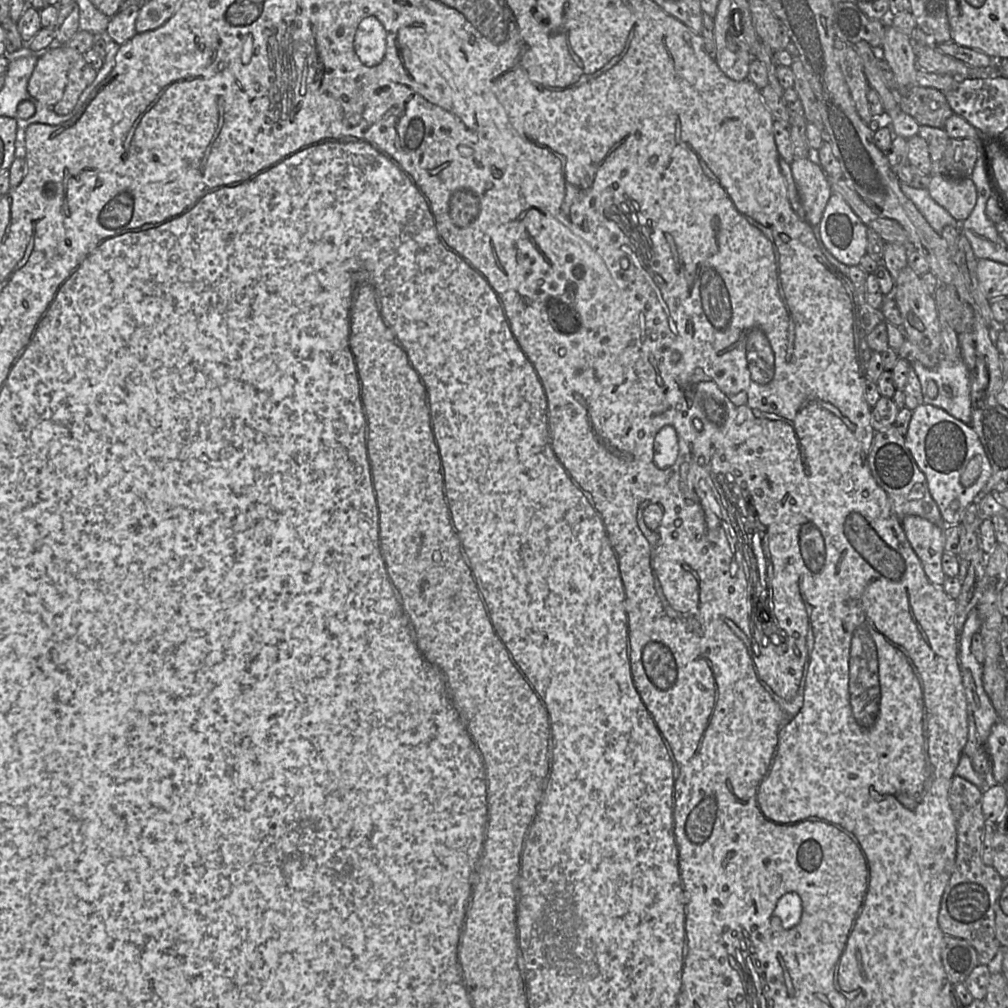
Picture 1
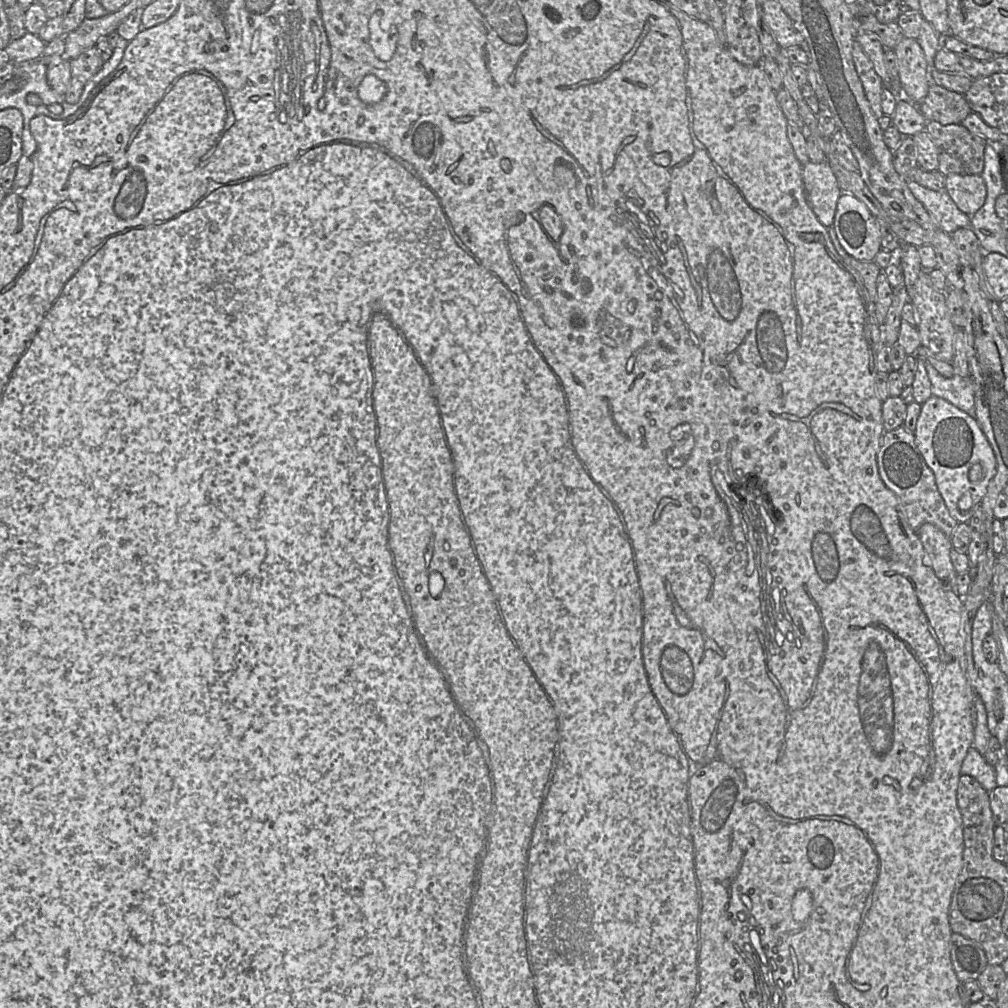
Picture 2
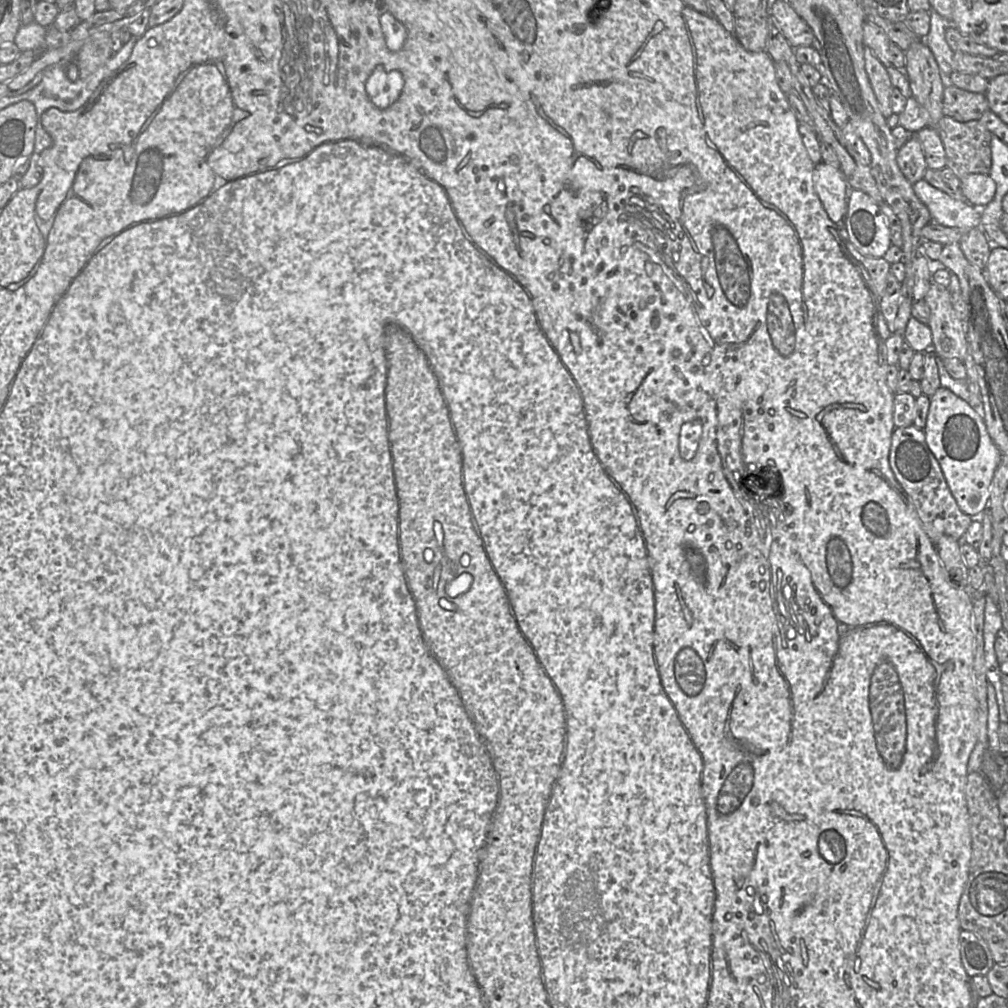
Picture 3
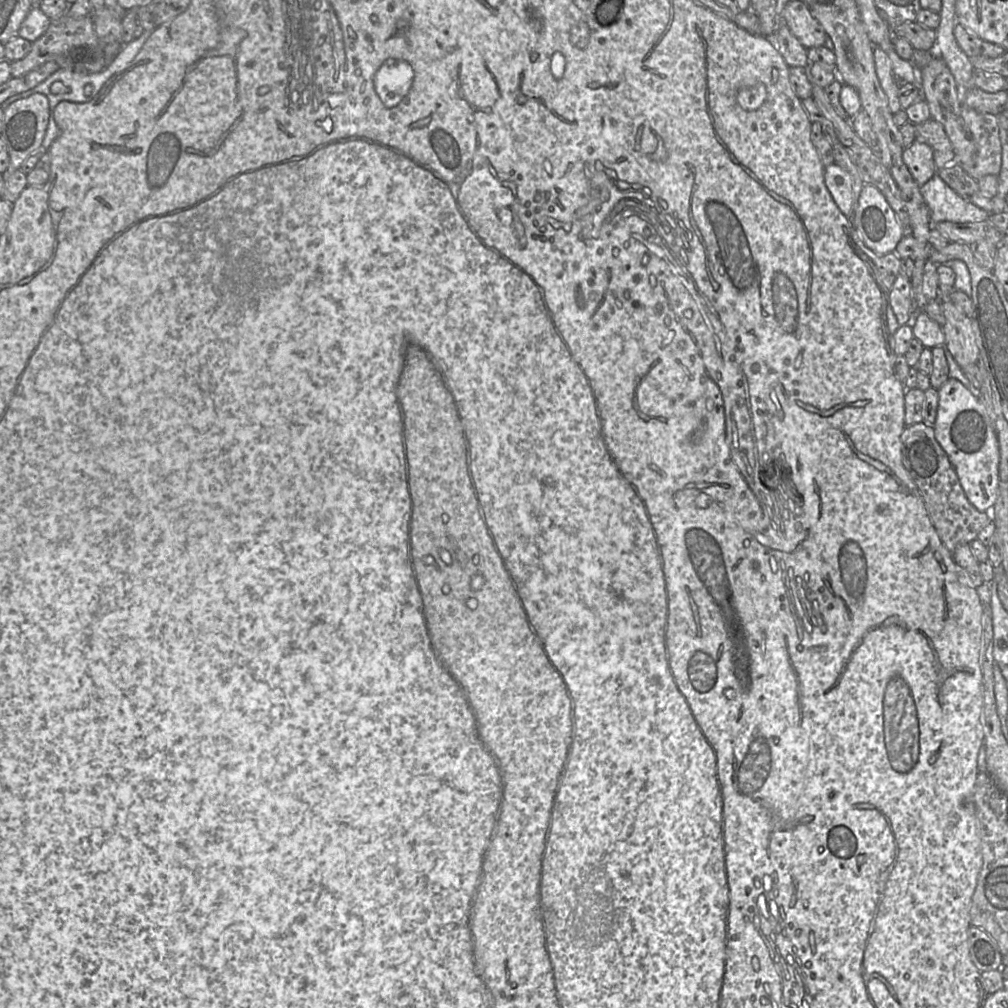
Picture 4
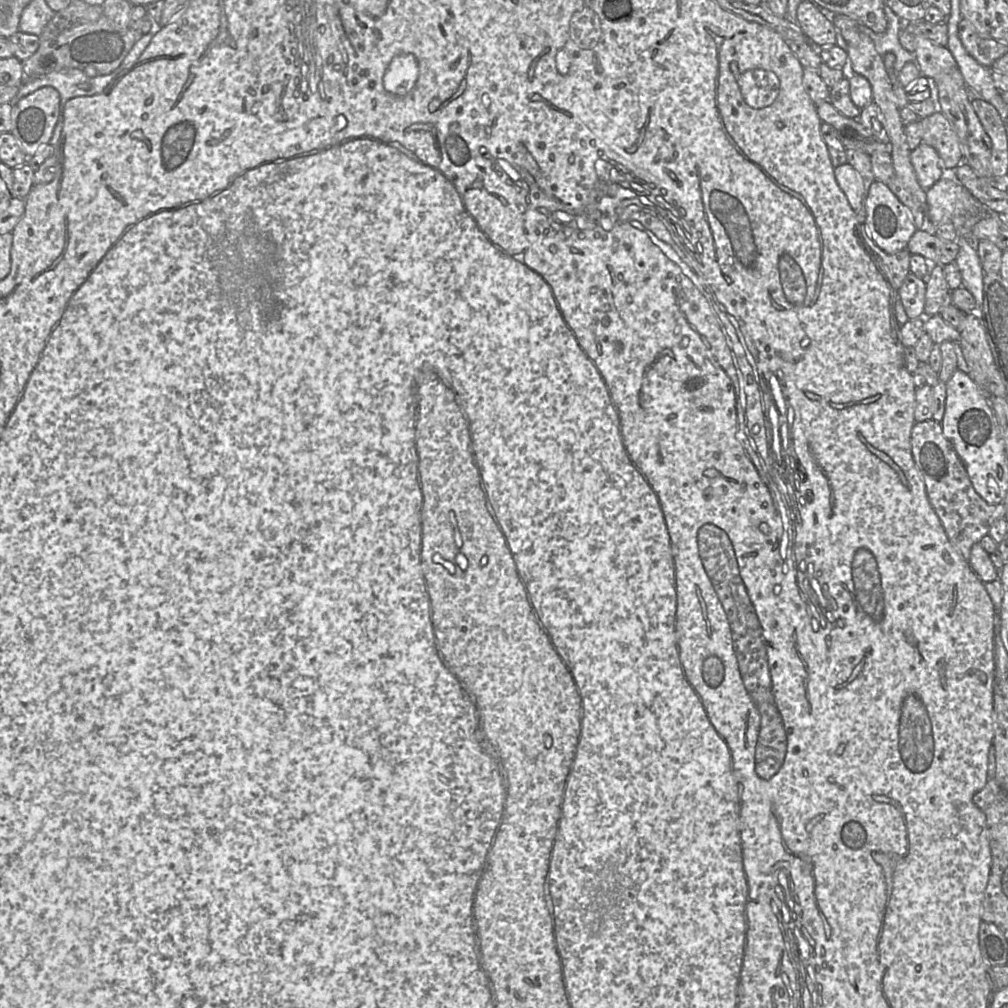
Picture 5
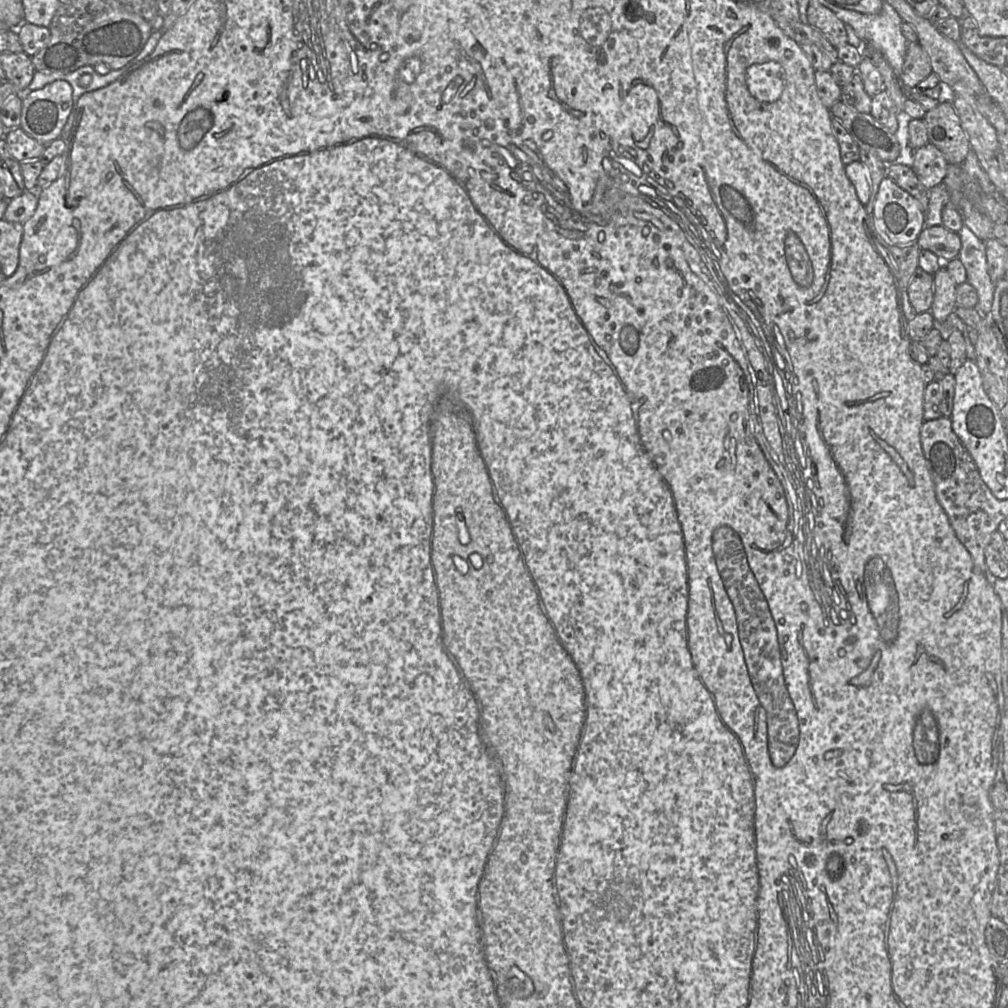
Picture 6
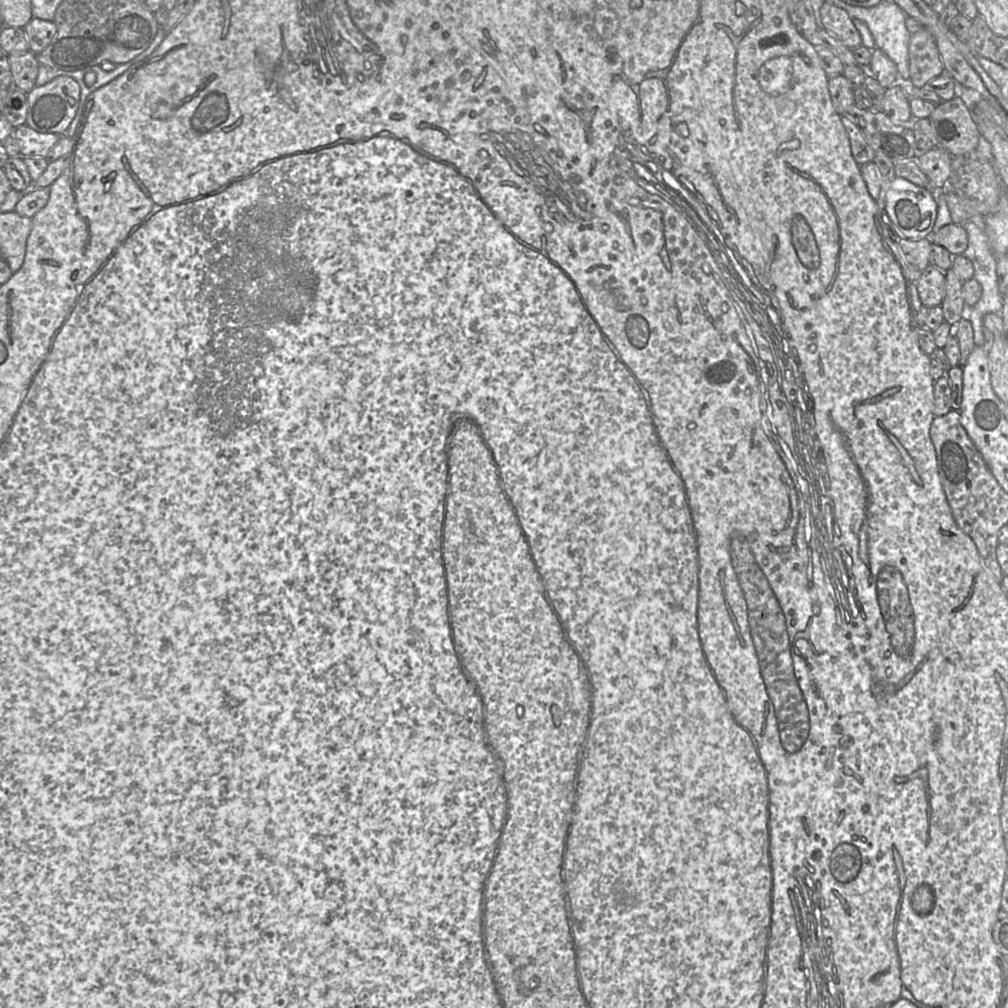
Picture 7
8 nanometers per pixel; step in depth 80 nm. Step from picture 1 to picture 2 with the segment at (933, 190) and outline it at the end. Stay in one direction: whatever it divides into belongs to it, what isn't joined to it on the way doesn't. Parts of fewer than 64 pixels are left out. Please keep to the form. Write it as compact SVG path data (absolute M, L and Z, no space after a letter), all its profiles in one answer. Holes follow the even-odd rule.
M947 175L945 191L967 215L975 214L985 203L987 187L981 175Z

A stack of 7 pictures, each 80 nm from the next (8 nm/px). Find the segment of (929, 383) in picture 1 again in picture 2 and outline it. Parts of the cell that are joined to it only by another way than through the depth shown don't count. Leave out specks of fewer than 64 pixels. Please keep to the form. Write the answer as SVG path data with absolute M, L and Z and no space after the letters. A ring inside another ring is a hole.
M925 363L924 366L932 384L932 395L947 400L975 417L975 397L969 376L955 374L953 377L946 378L930 364Z

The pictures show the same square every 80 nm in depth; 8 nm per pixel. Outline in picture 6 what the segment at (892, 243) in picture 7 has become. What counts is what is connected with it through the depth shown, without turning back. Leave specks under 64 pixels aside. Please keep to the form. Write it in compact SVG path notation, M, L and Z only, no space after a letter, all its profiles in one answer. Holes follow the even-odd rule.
M880 239L874 240L879 253L894 276L901 297L903 313L908 320L916 313L909 304L907 288L918 269L919 255L922 250L916 242L908 245L887 245Z

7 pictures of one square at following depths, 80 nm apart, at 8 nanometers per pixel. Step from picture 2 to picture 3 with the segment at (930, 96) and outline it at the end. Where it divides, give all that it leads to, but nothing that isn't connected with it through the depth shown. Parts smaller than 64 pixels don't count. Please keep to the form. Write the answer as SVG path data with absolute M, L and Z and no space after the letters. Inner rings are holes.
M947 84L943 94L943 114L959 122L979 120L989 111L988 100L983 93L969 92Z

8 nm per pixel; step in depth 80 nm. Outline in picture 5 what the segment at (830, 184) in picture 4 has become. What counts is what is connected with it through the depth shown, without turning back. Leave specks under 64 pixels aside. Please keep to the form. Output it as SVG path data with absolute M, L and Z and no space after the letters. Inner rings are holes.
M844 164L834 168L834 175L850 206L857 213L860 223L863 224L865 220L864 200L867 190L861 173L855 167Z

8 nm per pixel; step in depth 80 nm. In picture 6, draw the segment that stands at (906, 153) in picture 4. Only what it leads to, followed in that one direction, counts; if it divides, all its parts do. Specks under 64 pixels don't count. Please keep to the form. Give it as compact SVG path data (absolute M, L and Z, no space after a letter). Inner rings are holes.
M930 143L913 152L910 164L927 189L944 183L949 165L942 152Z

